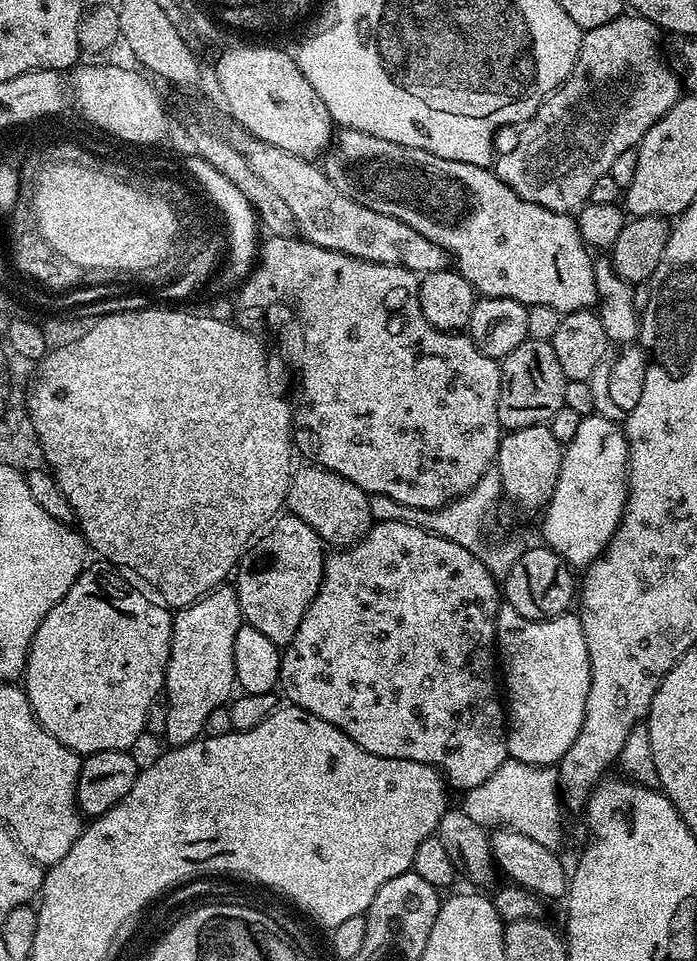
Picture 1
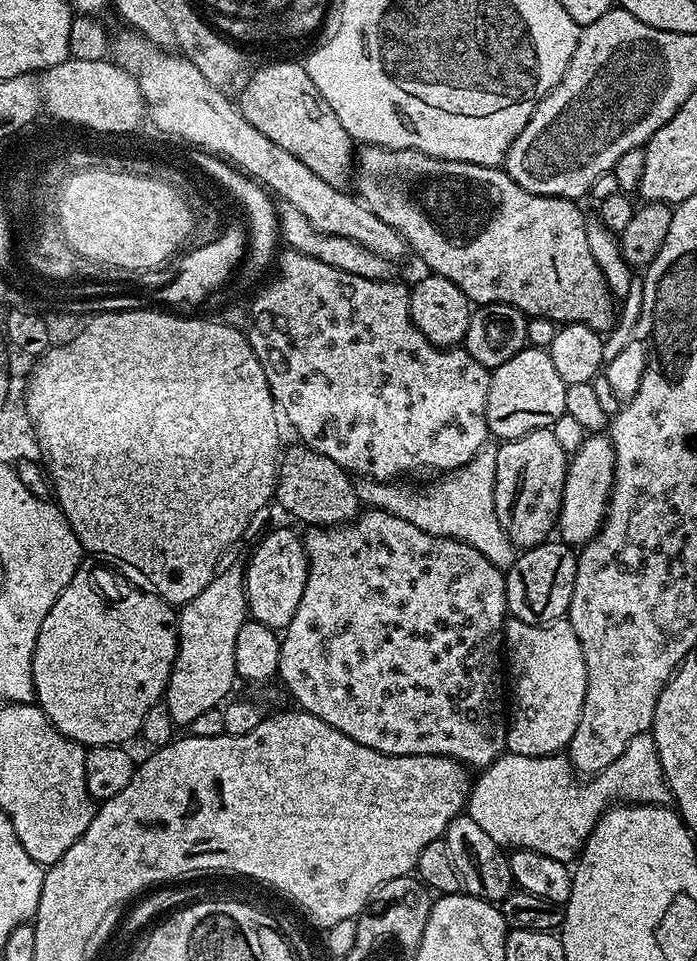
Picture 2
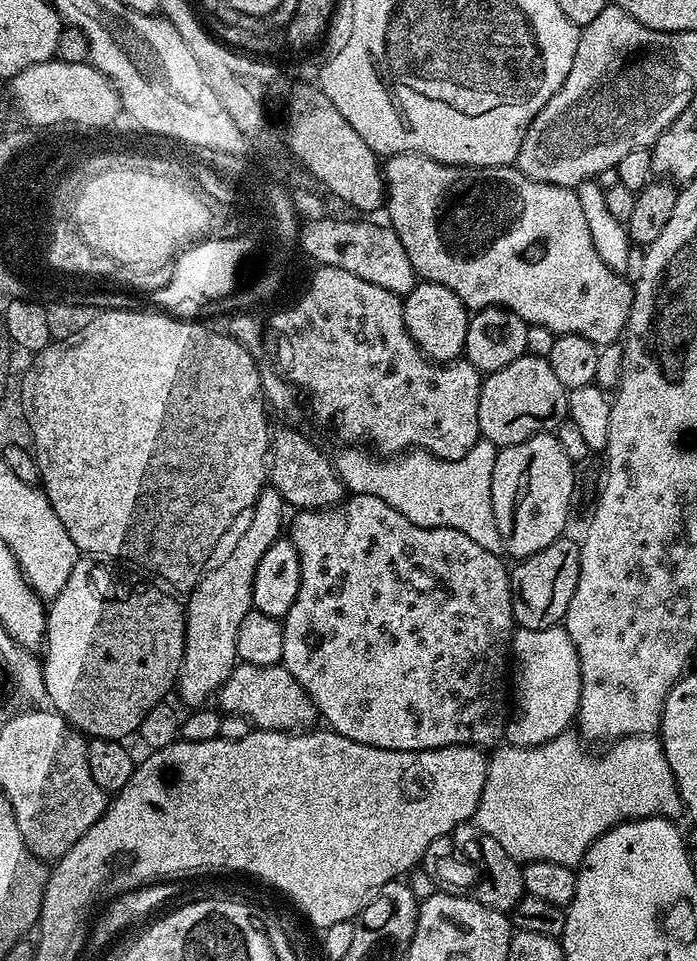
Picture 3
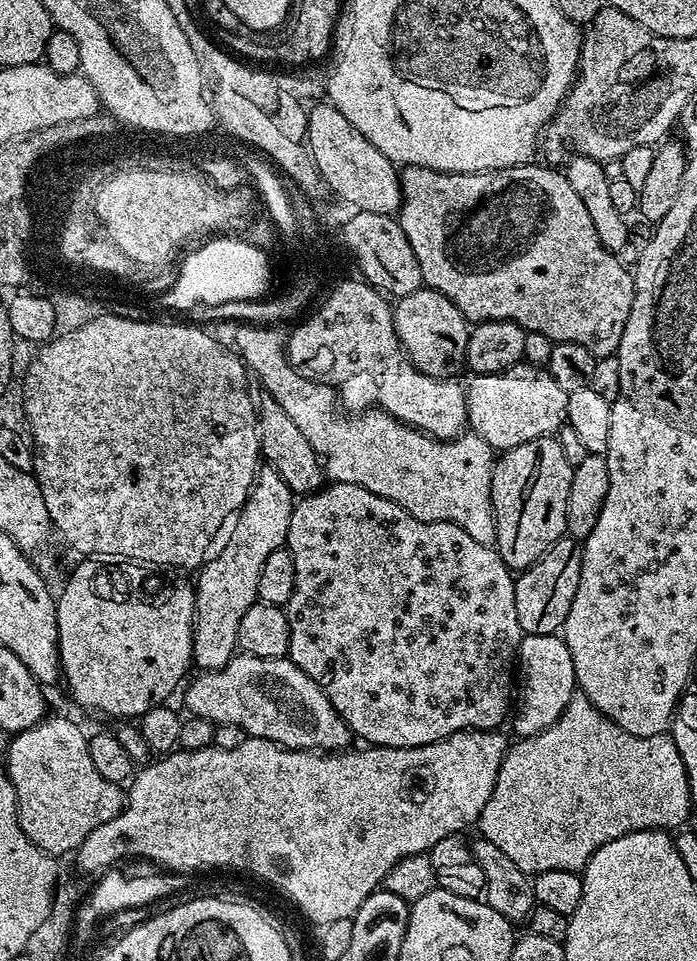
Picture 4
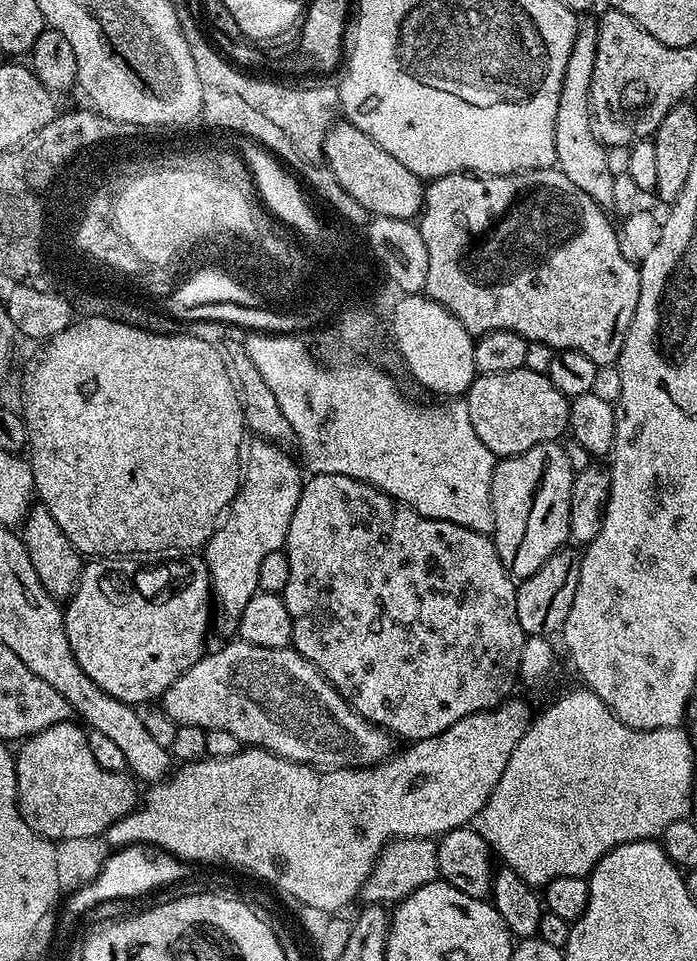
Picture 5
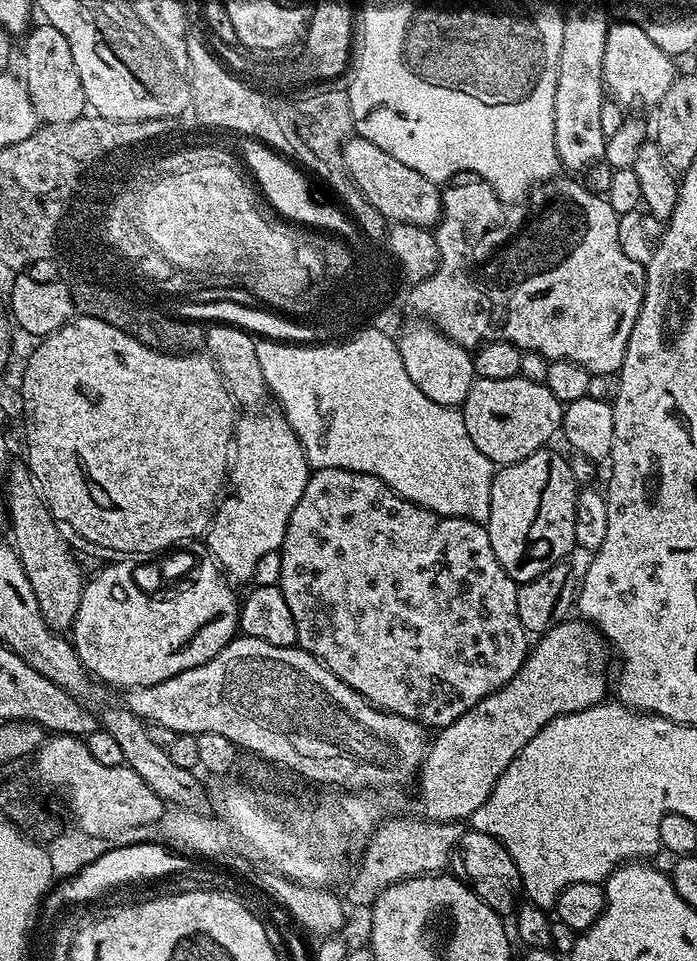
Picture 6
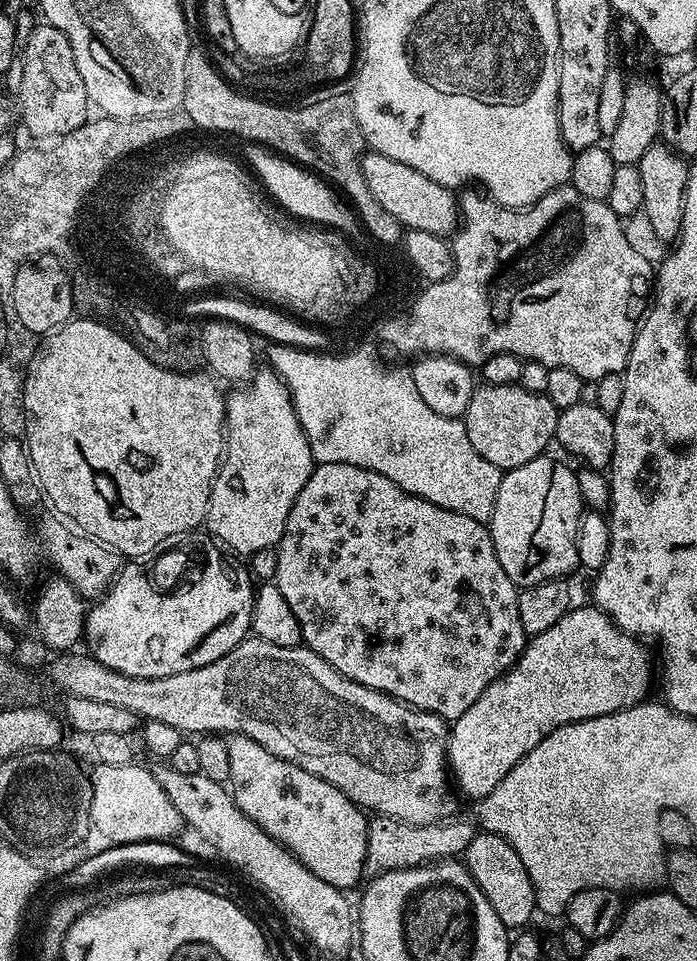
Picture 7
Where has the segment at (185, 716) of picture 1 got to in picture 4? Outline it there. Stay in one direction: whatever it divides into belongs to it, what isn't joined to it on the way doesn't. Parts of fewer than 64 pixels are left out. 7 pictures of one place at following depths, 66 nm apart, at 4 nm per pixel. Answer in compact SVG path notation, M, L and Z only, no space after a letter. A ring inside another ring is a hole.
M271 466L261 467L244 507L231 525L232 533L224 549L216 557L213 555L205 559L199 569L200 577L194 583L196 610L192 627L192 659L197 669L221 668L230 662L232 656L237 655L238 625L246 610L257 603L258 578L266 558L270 558L274 550L287 545L293 503L294 494L282 480L282 474L278 474Z

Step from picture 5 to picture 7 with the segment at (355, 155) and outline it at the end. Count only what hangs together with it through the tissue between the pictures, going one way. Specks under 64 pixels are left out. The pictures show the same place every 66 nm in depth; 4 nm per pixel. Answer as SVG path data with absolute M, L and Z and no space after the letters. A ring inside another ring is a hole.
M365 151L360 158L362 176L366 178L366 186L370 186L370 194L378 198L378 202L405 229L413 232L425 232L445 238L455 233L460 222L460 205L455 191L414 170L414 166L402 166L402 162L394 162L394 158L386 158L386 154Z

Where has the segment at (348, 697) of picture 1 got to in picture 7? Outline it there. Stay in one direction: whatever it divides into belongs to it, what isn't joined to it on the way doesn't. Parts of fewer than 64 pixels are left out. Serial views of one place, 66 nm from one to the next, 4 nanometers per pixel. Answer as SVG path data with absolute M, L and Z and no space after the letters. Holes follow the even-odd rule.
M346 462L316 464L310 478L306 478L306 486L302 486L302 494L298 494L286 518L286 530L275 549L278 566L274 583L278 590L282 590L282 598L286 598L290 610L294 610L294 618L298 618L303 647L330 662L338 674L370 690L384 692L413 708L433 712L445 722L454 721L466 714L466 710L478 702L482 690L486 690L490 682L504 675L524 650L526 633L522 630L522 618L518 618L518 585L508 577L506 570L502 570L502 562L498 562L498 554L494 554L489 525L480 524L474 518L466 518L466 514L434 506L434 502L426 502L421 496L394 486L390 478L374 474L374 470L350 466Z

